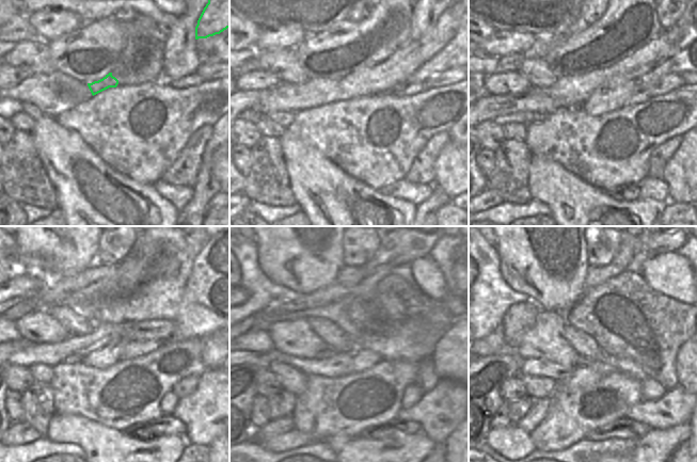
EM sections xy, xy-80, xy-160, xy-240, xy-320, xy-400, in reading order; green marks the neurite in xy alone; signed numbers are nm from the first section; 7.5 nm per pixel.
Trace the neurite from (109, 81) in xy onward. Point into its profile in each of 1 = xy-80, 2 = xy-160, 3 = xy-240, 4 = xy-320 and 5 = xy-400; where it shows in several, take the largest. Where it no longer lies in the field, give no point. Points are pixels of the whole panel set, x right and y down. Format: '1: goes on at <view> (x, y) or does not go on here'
1: goes on at xy-80 (386, 76)
2: goes on at xy-160 (567, 91)
3: goes on at xy-240 (12, 347)
4: does not go on here
5: does not go on here

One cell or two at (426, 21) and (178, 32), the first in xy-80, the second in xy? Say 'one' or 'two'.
one

